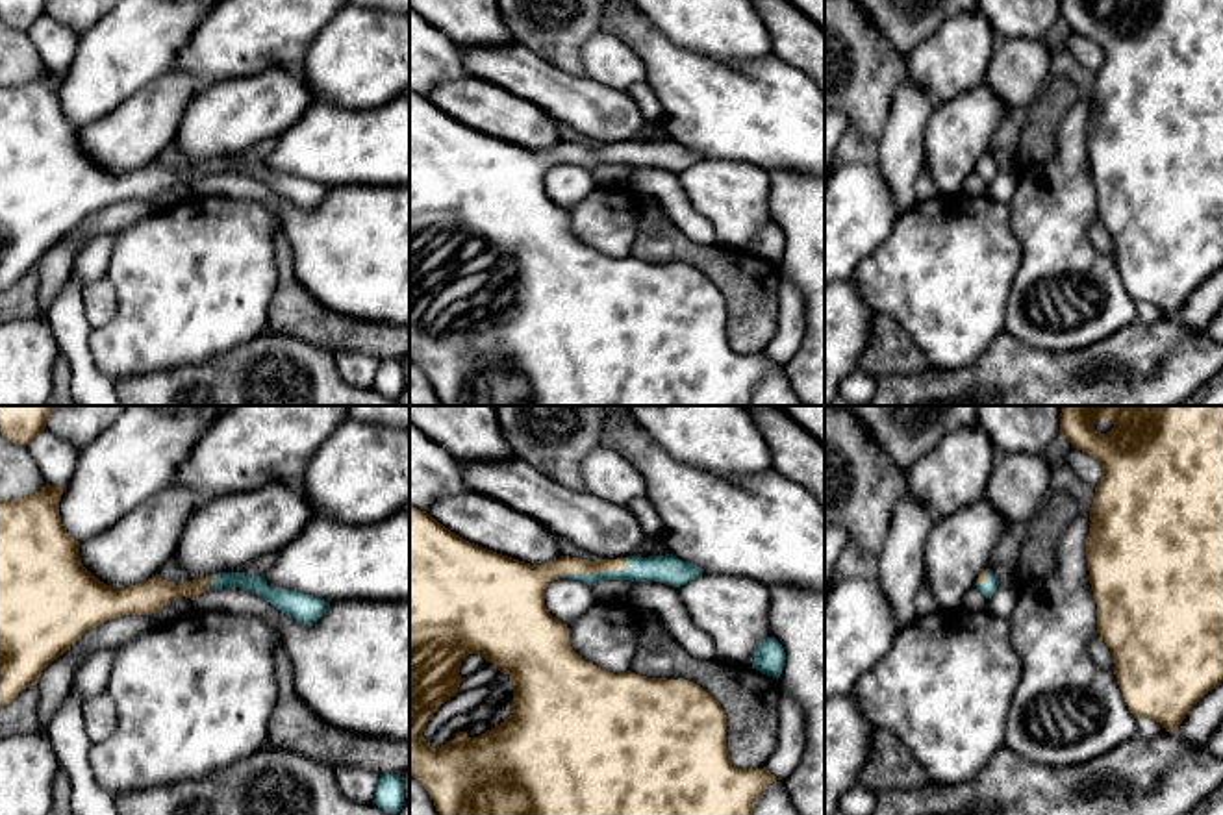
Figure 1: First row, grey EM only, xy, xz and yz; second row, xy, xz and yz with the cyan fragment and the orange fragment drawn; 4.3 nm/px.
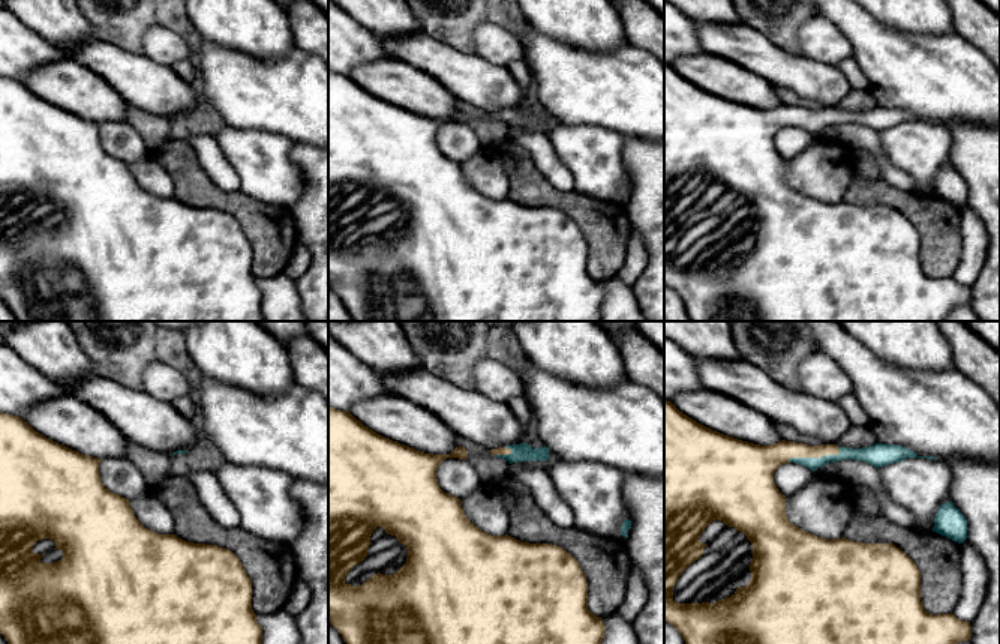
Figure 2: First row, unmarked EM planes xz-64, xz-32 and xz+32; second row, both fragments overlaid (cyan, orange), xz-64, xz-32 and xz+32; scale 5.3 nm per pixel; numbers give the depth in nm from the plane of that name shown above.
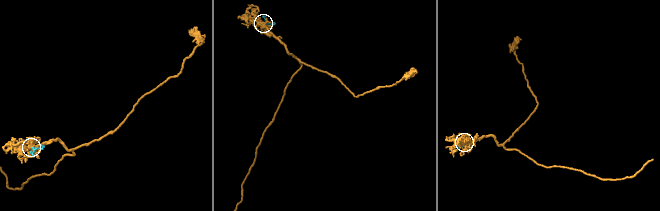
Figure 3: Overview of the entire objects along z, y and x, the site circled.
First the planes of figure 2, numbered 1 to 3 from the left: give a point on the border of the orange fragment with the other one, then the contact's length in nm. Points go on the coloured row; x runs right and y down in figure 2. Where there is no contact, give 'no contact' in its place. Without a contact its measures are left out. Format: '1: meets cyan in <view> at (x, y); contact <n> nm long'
1: meets cyan in xz-64 at (173, 454); contact 30 nm long
2: meets cyan in xz-32 at (504, 455); contact 110 nm long
3: meets cyan in xz+32 at (814, 458); contact 300 nm long

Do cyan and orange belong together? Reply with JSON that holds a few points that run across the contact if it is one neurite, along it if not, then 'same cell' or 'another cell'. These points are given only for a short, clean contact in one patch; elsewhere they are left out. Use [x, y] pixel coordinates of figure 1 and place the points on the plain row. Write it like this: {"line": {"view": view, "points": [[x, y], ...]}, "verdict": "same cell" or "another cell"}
{"line": {"view": "xz", "points": [[640, 154], [606, 154], [597, 160], [554, 154], [540, 162]]}, "verdict": "same cell"}

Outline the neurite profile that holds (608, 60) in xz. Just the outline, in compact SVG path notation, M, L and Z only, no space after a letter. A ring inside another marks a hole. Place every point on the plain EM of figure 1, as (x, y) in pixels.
M606 28L584 43L582 67L586 78L617 91L647 82L641 57Z

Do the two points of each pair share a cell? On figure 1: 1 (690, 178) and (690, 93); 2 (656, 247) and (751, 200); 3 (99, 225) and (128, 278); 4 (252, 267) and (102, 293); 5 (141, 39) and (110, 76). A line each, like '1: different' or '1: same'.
1: different
2: different
3: different
4: different
5: same

